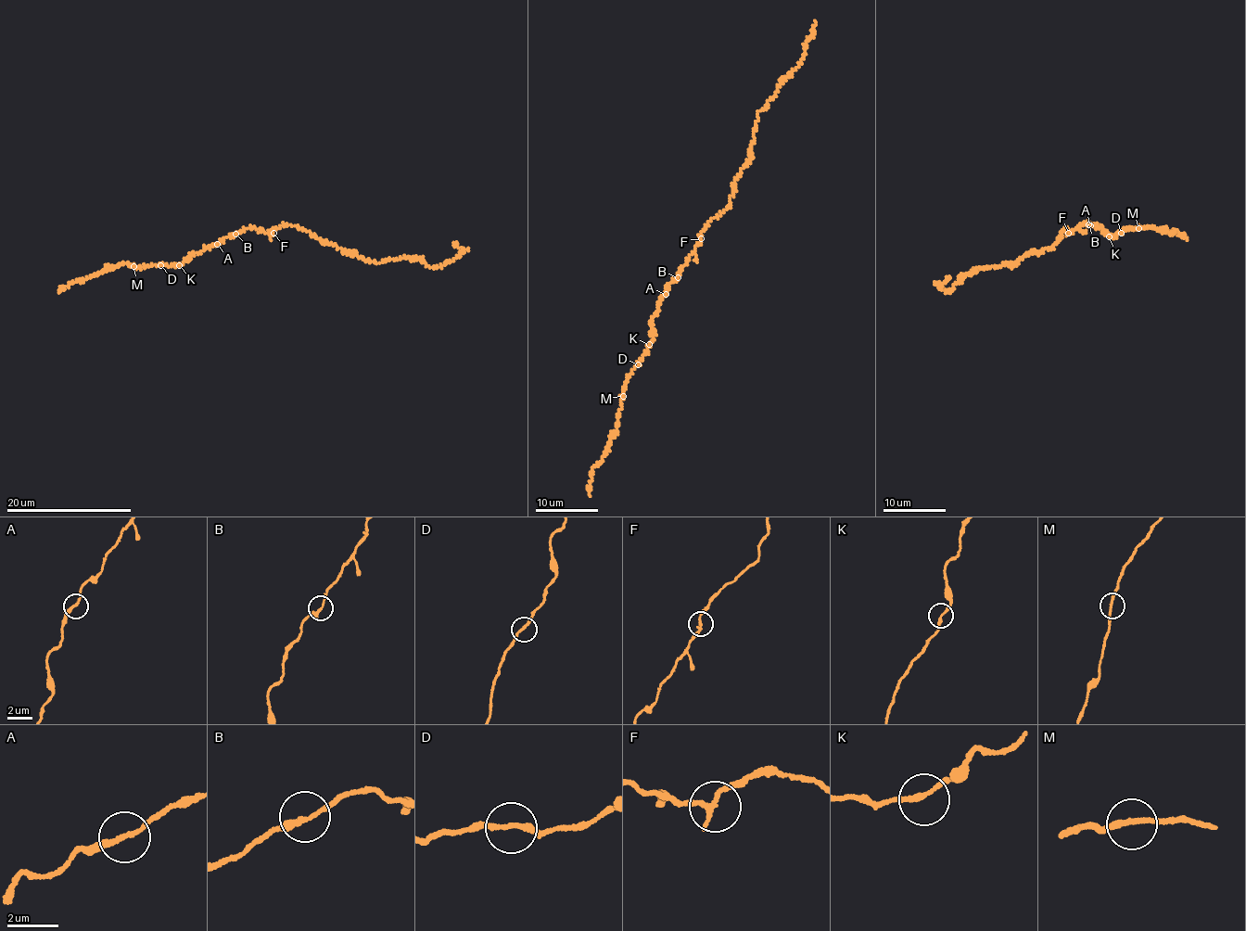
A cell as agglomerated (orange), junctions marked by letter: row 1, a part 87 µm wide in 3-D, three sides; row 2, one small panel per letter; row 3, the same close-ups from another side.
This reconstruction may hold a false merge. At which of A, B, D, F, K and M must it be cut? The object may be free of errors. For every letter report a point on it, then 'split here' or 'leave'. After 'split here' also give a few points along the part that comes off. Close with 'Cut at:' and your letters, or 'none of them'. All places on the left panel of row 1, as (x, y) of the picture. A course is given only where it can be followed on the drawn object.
A: (217, 244) | leave
B: (235, 234) | leave
D: (160, 265) | leave
F: (273, 233) | leave
K: (179, 265) | leave
M: (133, 266) | leave
Cut at: none of them

